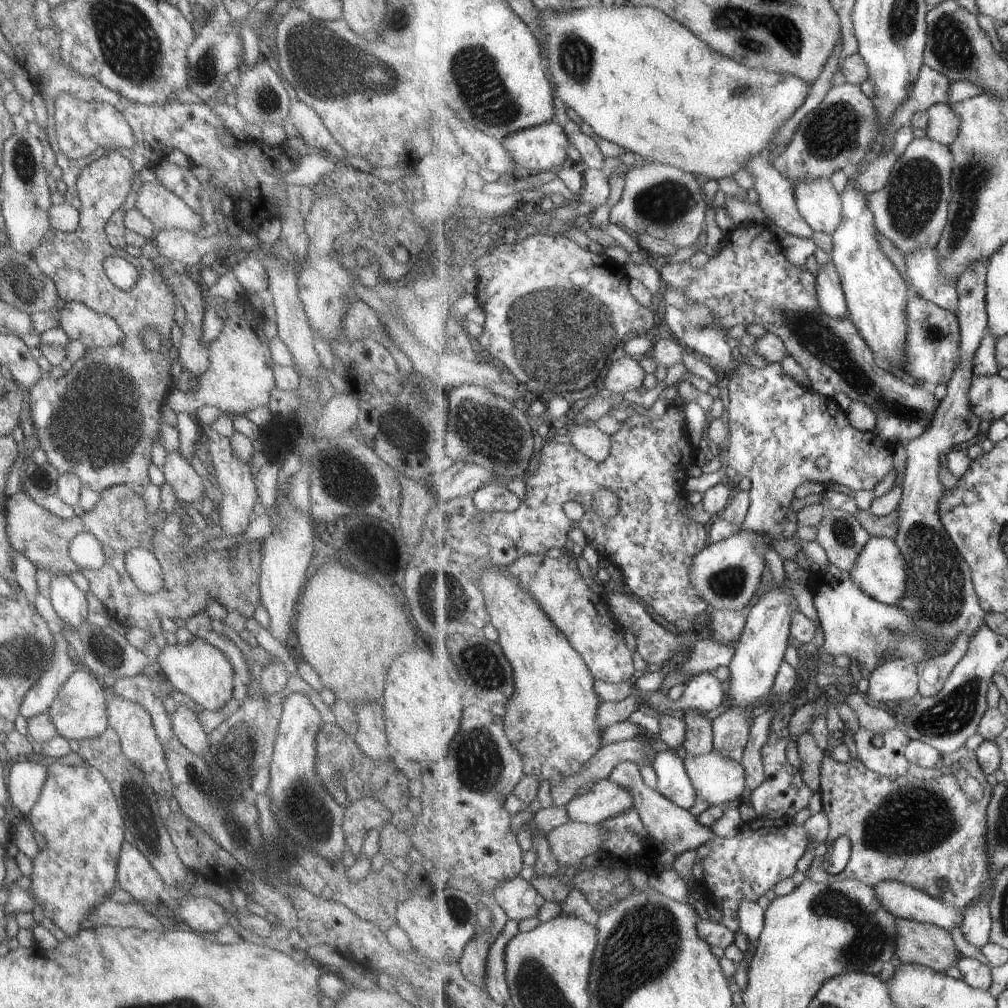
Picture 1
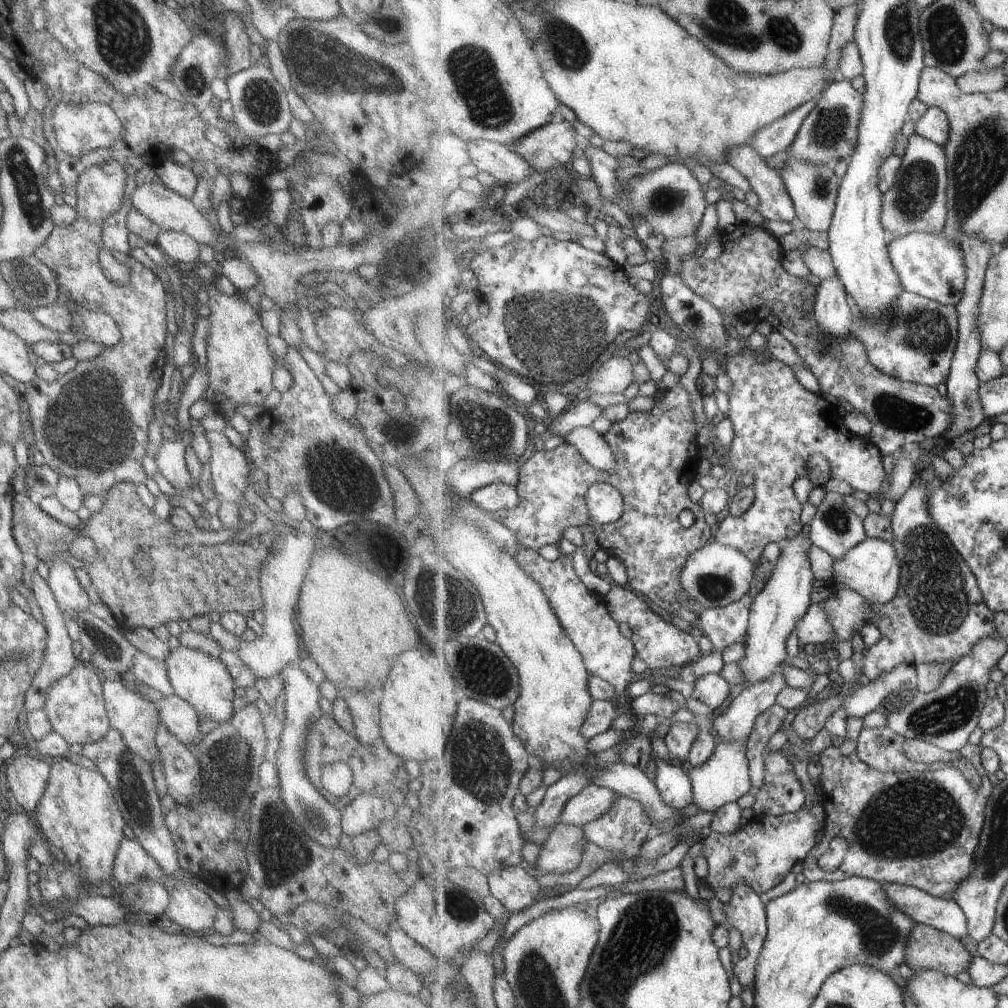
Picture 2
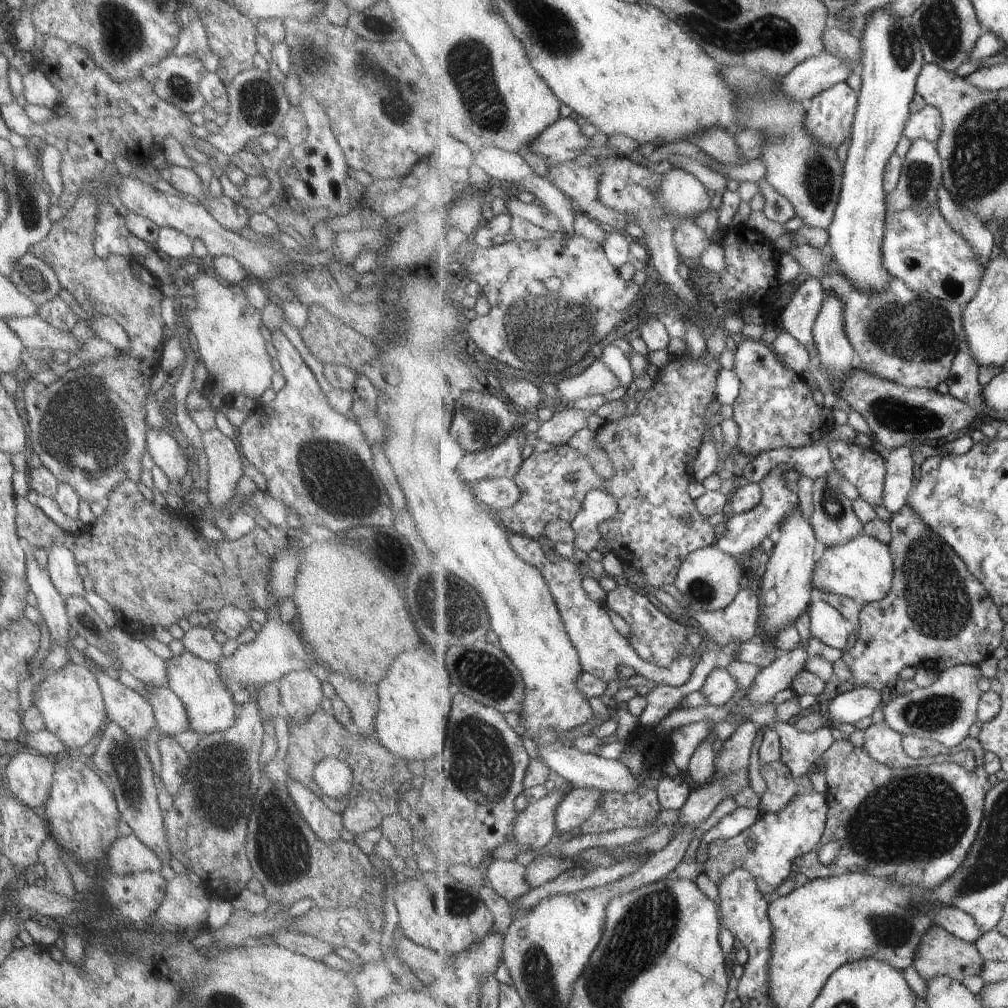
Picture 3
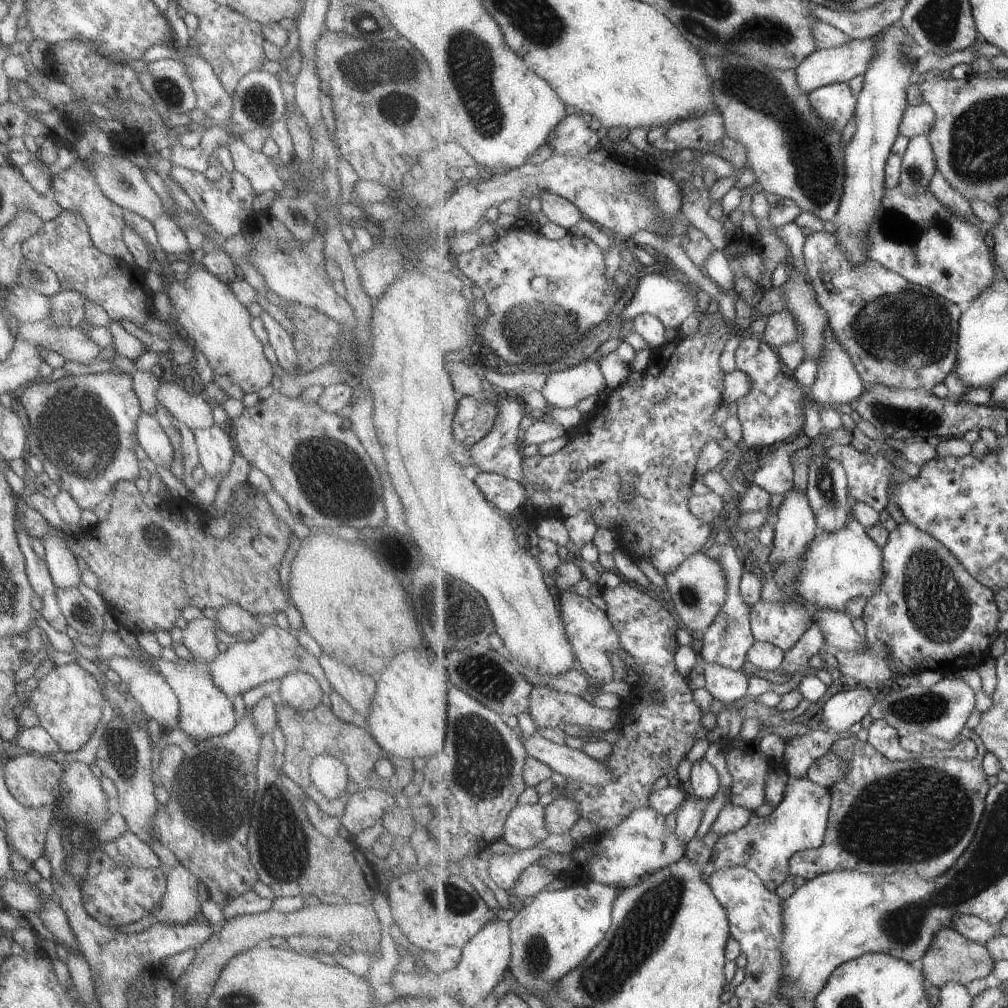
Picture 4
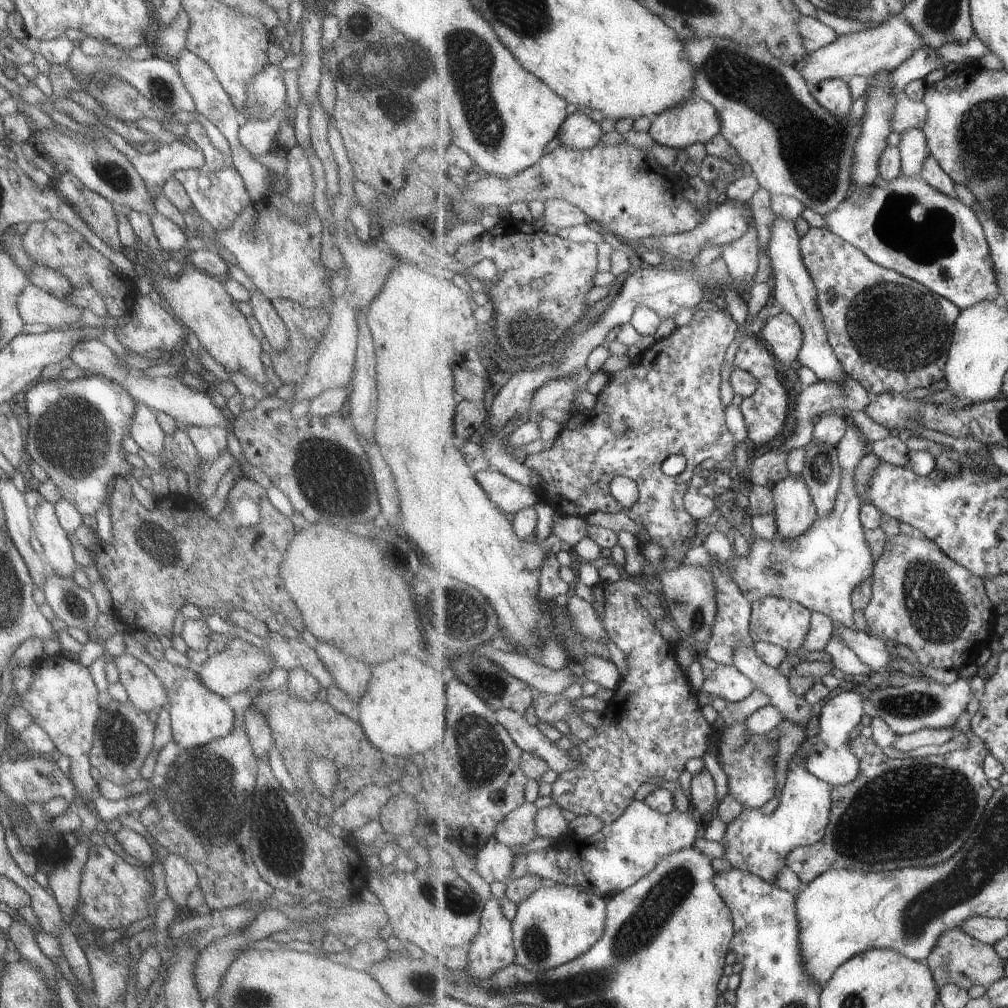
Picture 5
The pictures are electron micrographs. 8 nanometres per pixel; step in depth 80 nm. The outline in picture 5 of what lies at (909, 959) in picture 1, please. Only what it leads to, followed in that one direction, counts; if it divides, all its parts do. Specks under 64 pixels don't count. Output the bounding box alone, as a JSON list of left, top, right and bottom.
[925,929,1004,988]

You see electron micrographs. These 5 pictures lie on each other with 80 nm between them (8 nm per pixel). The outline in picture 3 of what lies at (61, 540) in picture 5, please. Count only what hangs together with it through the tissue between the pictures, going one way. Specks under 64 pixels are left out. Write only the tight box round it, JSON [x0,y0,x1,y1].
[46,544,83,598]

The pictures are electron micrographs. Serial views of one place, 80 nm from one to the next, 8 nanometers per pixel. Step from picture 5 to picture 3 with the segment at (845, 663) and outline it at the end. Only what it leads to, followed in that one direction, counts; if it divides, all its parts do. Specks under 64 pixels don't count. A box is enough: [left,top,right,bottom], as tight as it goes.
[841,503,1005,686]

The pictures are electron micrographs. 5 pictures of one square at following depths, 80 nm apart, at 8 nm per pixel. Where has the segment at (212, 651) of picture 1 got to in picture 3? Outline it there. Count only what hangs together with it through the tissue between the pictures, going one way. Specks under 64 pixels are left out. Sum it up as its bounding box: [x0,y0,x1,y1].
[164,652,236,736]

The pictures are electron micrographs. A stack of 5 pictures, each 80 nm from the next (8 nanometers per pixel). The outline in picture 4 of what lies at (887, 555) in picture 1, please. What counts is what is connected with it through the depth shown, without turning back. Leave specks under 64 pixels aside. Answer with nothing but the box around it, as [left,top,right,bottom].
[796,495,886,611]

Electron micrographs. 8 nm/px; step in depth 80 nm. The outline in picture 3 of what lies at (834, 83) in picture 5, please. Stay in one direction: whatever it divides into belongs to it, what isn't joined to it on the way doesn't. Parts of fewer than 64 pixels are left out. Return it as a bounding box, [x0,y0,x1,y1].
[804,82,860,150]

